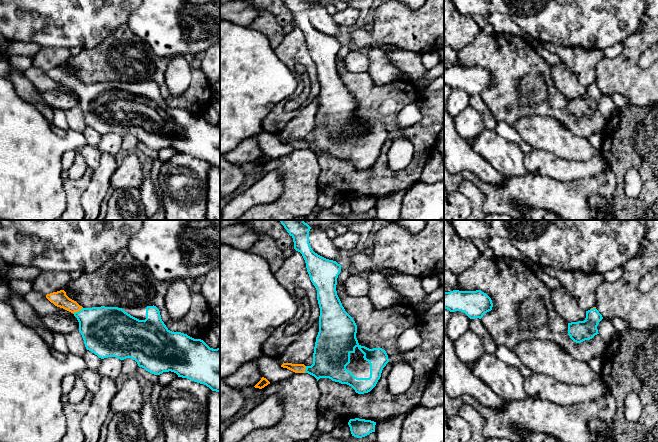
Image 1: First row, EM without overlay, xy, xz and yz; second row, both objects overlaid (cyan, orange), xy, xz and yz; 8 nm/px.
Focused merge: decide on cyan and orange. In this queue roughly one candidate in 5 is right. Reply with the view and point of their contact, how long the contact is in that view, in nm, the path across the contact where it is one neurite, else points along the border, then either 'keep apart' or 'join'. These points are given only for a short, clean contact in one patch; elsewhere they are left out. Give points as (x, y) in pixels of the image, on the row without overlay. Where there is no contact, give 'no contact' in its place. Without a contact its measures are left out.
meets cyan in xy at (77, 88); contact 90 nm long; runs through xy (103, 105), (77, 88), (60, 75); join

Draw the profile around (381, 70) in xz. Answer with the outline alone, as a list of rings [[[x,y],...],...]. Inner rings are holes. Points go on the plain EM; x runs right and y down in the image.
[[[372,47],[369,49],[368,56],[370,63],[367,73],[376,85],[384,85],[402,79],[404,73],[391,63],[385,50]]]

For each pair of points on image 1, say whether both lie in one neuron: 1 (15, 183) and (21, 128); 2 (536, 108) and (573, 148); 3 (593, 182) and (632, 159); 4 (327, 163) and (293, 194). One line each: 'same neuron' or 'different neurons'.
1: same neuron
2: different neurons
3: different neurons
4: different neurons

